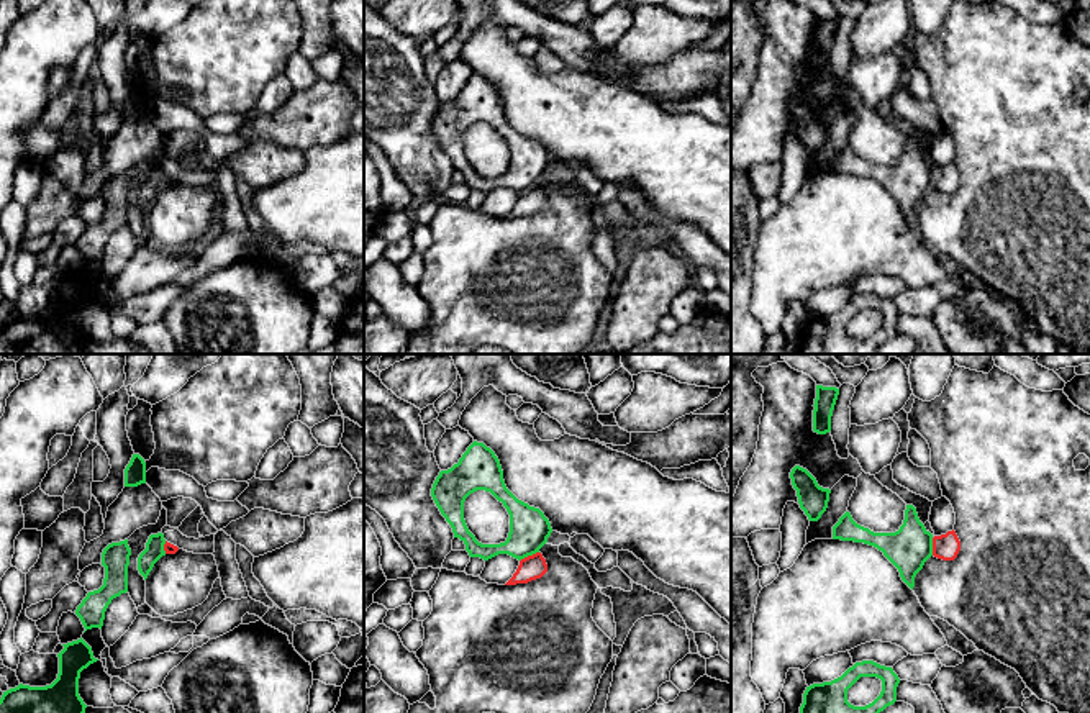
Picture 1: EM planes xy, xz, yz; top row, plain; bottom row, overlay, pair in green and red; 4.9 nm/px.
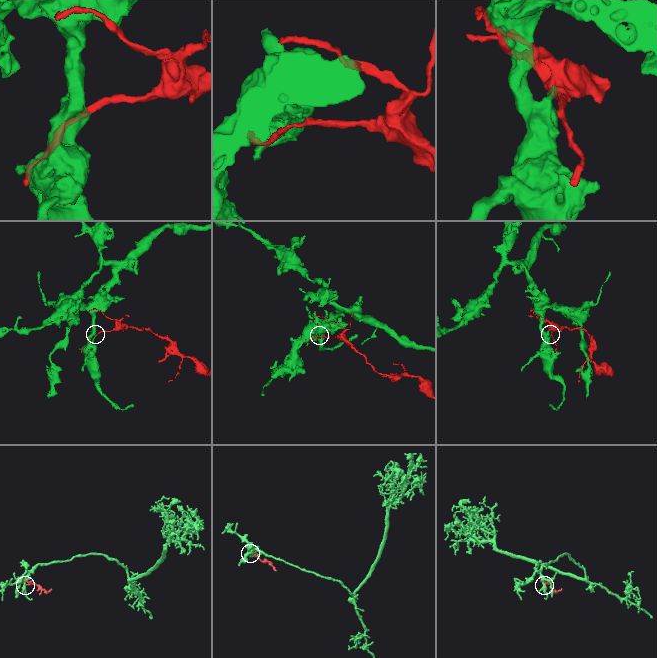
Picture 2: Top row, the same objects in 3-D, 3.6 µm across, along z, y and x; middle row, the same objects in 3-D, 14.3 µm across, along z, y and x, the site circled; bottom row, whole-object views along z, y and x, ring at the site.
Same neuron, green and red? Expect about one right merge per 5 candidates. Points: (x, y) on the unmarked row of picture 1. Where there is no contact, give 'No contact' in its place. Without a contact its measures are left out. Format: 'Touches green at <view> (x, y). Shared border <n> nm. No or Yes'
Touches green at xz (528, 187). Shared border 110 nm. No

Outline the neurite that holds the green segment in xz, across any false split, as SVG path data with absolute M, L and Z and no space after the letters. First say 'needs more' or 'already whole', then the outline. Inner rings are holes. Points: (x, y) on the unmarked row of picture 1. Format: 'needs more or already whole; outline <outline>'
already whole; outline M474 74L457 97L439 105L431 129L451 157L454 170L466 177L470 190L488 193L498 187L508 187L521 193L539 185L552 166L549 152L539 141L518 133L506 121L500 93L484 75ZM477 123L490 125L506 141L510 166L505 175L482 177L469 164L464 152L464 134Z

